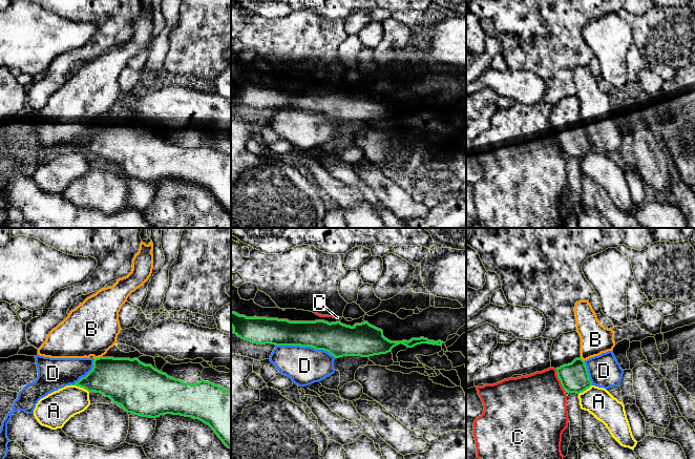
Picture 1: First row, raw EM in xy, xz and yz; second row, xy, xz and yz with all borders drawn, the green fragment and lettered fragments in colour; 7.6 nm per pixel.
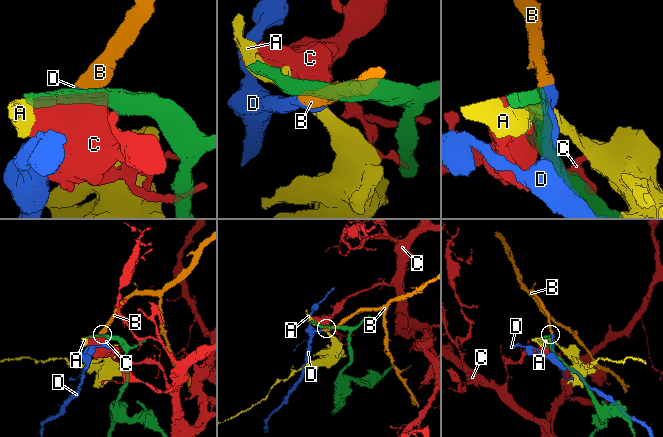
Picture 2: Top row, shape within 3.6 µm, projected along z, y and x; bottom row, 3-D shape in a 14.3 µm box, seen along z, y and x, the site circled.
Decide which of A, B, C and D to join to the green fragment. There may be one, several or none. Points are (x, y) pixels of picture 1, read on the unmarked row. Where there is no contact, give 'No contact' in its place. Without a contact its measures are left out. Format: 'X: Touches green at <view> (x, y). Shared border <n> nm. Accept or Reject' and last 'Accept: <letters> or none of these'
A: Touches green at xy (79, 150). Shared border 160 nm. Reject
B: Touches green at xy (99, 122). Shared border 60 nm. Reject
C: Touches green at yz (559, 143). Shared border 180 nm. Reject
D: Touches green at xz (306, 110). Shared border 460 nm. Reject
Accept: none of these

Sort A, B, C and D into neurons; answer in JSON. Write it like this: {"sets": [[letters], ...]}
{"sets": [["A"], ["B", "D"], ["C"]]}

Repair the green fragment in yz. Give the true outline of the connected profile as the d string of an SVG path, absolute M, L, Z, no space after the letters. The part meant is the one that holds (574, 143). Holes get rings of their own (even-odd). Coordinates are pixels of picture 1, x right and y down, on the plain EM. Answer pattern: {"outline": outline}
{"outline": "M576 96L563 98L553 105L550 125L568 158L580 159L592 150L585 125L581 123L581 102Z"}

